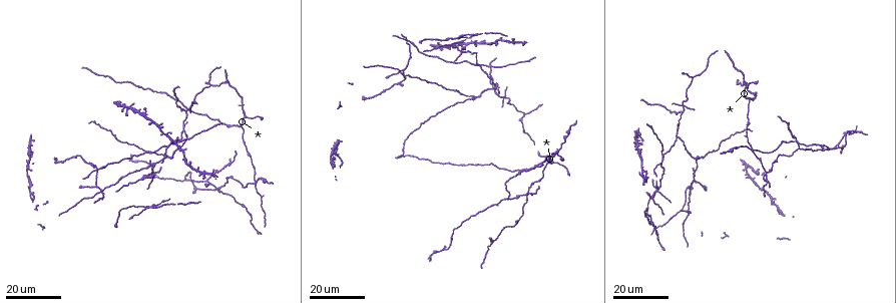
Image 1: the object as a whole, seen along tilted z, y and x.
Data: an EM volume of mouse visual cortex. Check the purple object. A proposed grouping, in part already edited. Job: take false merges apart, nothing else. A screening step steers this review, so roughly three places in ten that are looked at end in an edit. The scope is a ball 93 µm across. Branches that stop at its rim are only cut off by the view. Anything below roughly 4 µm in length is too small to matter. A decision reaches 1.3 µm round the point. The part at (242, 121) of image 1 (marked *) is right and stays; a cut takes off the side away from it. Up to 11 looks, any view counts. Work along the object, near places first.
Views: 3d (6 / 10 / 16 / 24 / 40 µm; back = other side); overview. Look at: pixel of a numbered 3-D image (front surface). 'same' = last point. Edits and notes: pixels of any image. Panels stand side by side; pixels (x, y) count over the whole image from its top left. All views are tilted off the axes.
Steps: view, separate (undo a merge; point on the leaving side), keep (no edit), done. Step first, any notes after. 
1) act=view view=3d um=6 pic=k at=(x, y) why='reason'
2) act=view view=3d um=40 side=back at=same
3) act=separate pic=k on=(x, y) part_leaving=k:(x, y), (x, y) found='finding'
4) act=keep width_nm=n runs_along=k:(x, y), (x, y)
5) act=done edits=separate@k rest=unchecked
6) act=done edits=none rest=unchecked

act=view view=3d um=16 pic=1 at=(211, 84)

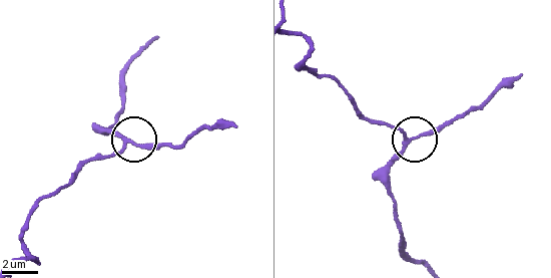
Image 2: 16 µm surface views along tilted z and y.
act=view view=3d um=10 pic=2 at=(406, 139) why='closer look'

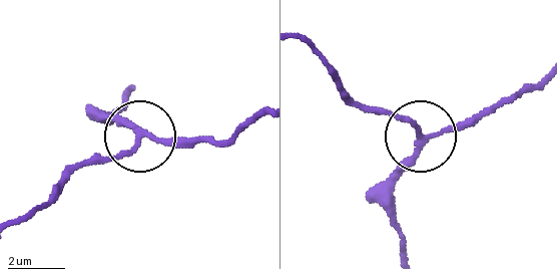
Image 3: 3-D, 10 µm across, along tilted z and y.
act=keep arms=3 found='one neuron here'

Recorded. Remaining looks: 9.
act=view view=3d um=24 pic=1 at=(505, 97) why='four arms meet'

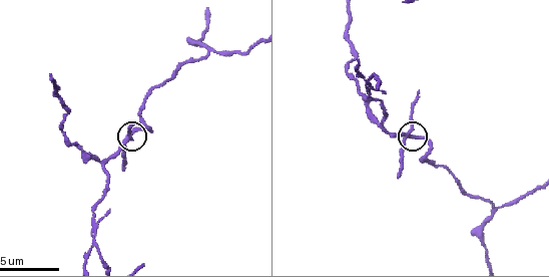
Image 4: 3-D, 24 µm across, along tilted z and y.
act=view view=3d um=6 pic=4 at=(404, 136)

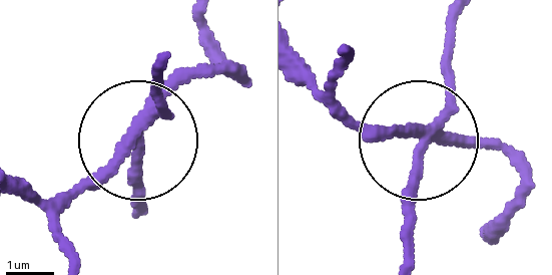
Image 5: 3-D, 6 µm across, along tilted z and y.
act=separate pic=5 on=(139, 157) part_leaving=5:(148, 114), (137, 210) found='a second neuron is stuck on'

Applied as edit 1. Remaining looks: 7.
act=view view=3d um=24 pic=1 at=(256, 182) why='four or more arms meet'

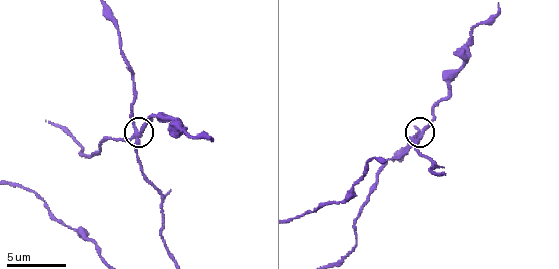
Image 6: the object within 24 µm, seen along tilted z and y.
act=view view=3d um=10 pic=6 at=(421, 138)

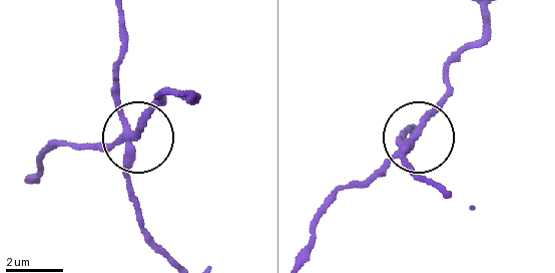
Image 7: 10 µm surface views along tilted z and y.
act=view view=3d um=10 side=back pic=7 at=(135, 139)

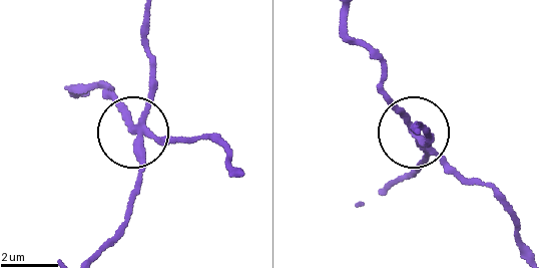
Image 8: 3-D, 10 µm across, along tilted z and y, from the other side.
act=separate pic=8 on=(168, 137) width_nm=230 part_leaving=8:(142, 131), (205, 138), (224, 150), (232, 170) found='two neurons meet here'

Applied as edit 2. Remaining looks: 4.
act=view view=3d um=16 pic=4 at=(97, 244) why='side arm on a straight run'

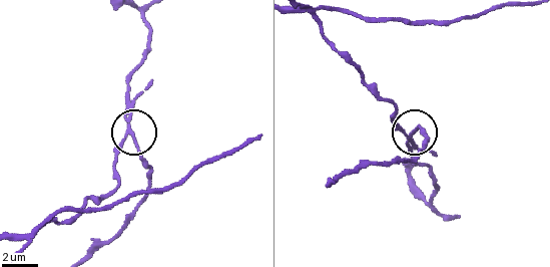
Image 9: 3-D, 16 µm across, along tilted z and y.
act=separate pic=9 on=(133, 140) width_nm=160 found='two neurons meet here'

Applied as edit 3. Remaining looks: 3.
act=view view=overview

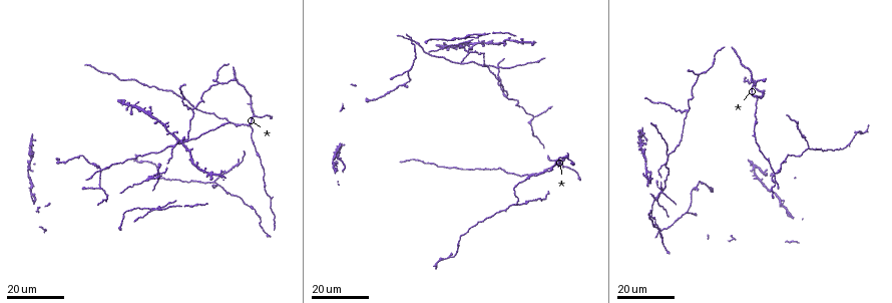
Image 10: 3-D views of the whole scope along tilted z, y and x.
act=view view=3d um=16 pic=10 at=(155, 174) why='looks like a crossing'

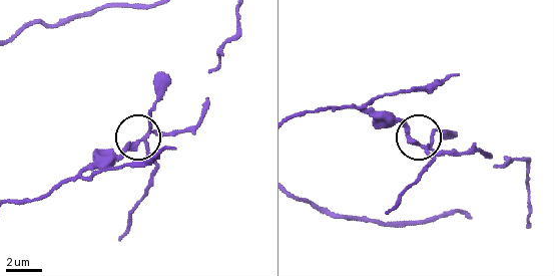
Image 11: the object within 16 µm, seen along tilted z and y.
act=view view=3d um=10 pic=11 at=(430, 142)

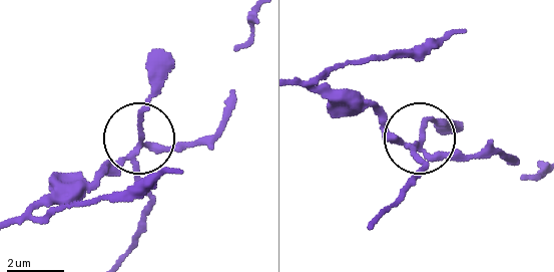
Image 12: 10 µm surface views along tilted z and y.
act=separate pic=12 on=(142, 114) width_nm=180 part_leaving=12:(135, 151), (146, 208), (121, 256) found='two neurons meet here'

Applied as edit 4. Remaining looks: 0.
act=done edits=separate@5,separate@8,separate@9,separate@12 rest=unchecked

